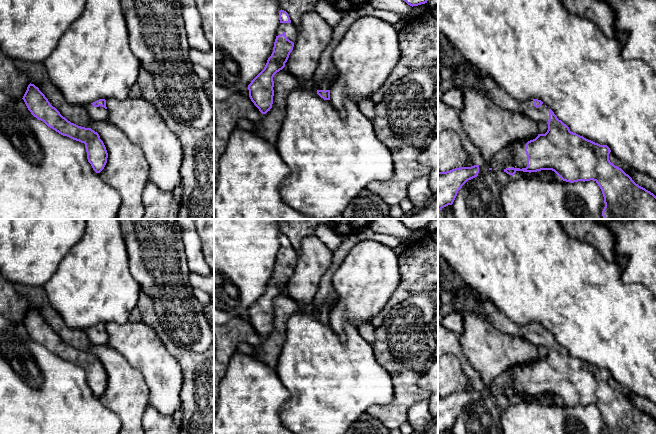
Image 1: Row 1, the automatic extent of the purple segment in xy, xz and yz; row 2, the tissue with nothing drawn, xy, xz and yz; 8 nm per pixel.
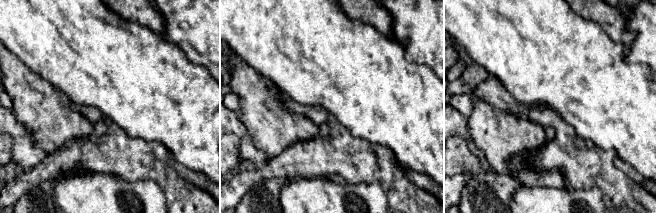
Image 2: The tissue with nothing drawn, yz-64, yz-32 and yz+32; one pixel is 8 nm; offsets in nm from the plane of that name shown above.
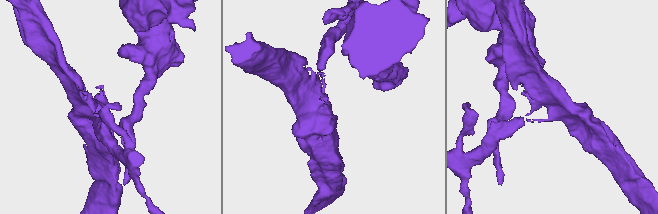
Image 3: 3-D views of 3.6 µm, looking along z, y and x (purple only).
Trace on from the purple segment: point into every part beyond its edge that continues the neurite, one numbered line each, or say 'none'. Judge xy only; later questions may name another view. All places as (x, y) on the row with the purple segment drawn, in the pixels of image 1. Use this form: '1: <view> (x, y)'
1: xy (99, 113)

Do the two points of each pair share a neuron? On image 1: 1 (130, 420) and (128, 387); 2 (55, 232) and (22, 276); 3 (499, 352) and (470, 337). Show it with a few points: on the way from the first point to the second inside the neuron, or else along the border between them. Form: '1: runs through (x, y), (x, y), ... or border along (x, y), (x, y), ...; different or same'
1: runs through (130, 412), (128, 395); same
2: runs through (44, 243), (22, 265); same
3: runs through (492, 352), (477, 339); same

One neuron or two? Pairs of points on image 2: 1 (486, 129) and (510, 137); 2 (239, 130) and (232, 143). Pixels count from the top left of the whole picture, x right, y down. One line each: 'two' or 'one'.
1: one
2: two

